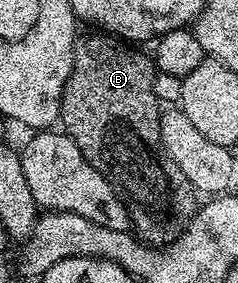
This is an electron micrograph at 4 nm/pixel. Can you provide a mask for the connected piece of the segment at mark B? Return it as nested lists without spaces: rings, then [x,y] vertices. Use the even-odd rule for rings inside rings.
[[[92,32],[89,38],[81,37],[72,53],[72,71],[64,85],[64,95],[60,98],[59,121],[63,133],[69,134],[74,144],[78,144],[88,163],[107,176],[108,181],[131,203],[130,222],[134,230],[136,226],[135,233],[143,241],[161,247],[176,241],[182,230],[181,223],[168,218],[168,214],[190,220],[198,213],[198,201],[190,180],[182,176],[182,168],[170,160],[162,144],[162,104],[154,96],[154,76],[158,71],[155,61],[140,50],[143,49],[104,32]]]

